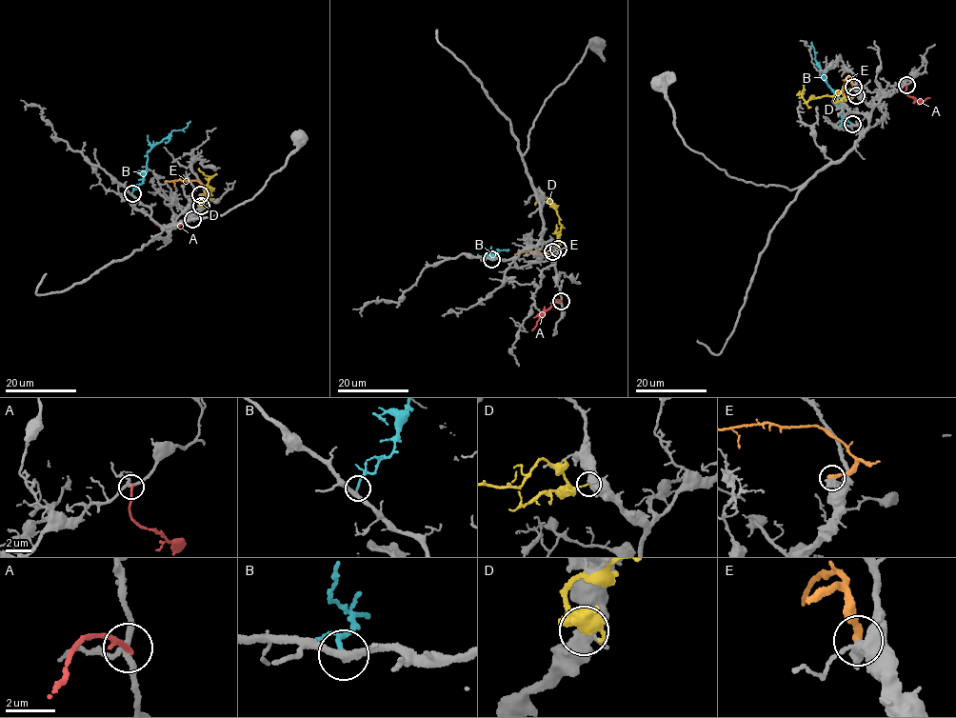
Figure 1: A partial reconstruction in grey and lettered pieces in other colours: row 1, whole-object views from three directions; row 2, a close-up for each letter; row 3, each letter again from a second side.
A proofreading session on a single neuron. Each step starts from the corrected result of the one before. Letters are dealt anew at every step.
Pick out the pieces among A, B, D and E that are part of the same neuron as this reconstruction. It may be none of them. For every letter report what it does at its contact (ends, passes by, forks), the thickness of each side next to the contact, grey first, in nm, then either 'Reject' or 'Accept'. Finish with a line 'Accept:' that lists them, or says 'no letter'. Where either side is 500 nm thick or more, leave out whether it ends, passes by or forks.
A: It ends there. Thickness 220 nm (grey) against 200 nm. Reject
B: It ends there. Thickness 260 nm (grey) against 150 nm. Accept
D: Thickness 550 nm (grey) against 120 nm. Reject
E: It ends there. Thickness 400 nm (grey) against 320 nm. Reject
Accept: B

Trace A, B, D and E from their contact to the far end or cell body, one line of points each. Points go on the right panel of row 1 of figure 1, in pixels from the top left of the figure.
A: (906, 85), (906, 94), (915, 99), (929, 98)
B: (852, 123), (844, 116), (840, 99), (827, 87), (814, 58), (811, 41)
D: (856, 95), (844, 89), (835, 96), (806, 101), (803, 91), (797, 94), (799, 90)
E: (853, 87), (847, 77), (842, 87), (845, 98)

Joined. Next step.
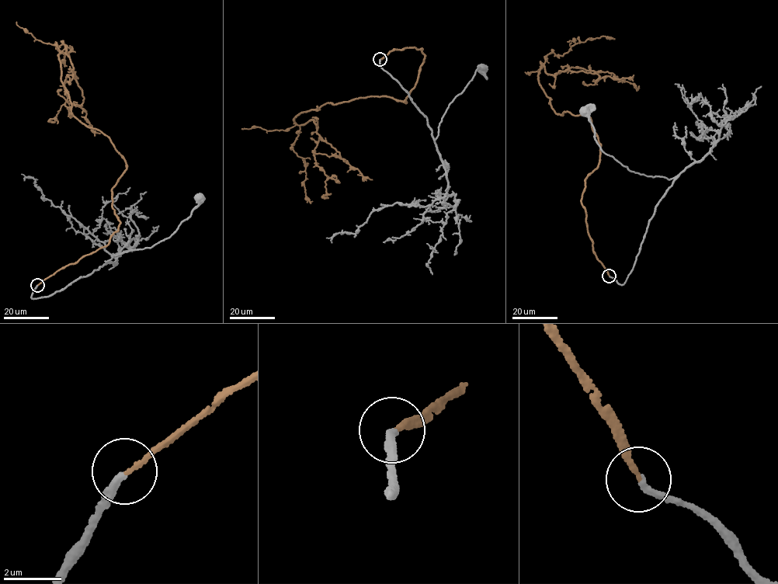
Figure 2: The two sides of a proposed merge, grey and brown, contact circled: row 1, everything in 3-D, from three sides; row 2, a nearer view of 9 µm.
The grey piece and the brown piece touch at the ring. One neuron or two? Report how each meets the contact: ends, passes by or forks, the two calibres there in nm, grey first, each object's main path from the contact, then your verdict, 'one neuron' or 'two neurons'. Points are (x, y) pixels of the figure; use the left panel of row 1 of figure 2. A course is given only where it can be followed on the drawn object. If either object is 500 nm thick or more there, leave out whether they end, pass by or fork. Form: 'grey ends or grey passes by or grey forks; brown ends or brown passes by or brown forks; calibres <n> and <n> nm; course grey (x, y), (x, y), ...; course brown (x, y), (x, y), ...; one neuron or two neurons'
grey ends; brown ends; calibres 240 and 150 nm; course grey (37, 285), (32, 298), (48, 297), (98, 269), (114, 255), (149, 248), (169, 237), (190, 215), (199, 197); course brown (37, 285), (108, 244), (126, 167), (73, 116), (61, 53), (74, 76), (55, 122); one neuron

